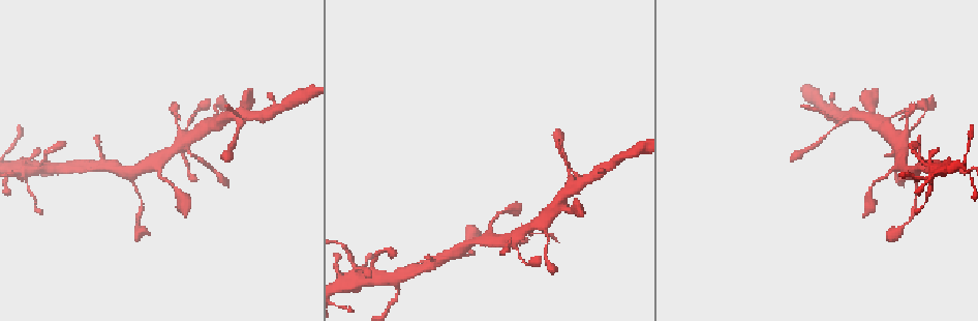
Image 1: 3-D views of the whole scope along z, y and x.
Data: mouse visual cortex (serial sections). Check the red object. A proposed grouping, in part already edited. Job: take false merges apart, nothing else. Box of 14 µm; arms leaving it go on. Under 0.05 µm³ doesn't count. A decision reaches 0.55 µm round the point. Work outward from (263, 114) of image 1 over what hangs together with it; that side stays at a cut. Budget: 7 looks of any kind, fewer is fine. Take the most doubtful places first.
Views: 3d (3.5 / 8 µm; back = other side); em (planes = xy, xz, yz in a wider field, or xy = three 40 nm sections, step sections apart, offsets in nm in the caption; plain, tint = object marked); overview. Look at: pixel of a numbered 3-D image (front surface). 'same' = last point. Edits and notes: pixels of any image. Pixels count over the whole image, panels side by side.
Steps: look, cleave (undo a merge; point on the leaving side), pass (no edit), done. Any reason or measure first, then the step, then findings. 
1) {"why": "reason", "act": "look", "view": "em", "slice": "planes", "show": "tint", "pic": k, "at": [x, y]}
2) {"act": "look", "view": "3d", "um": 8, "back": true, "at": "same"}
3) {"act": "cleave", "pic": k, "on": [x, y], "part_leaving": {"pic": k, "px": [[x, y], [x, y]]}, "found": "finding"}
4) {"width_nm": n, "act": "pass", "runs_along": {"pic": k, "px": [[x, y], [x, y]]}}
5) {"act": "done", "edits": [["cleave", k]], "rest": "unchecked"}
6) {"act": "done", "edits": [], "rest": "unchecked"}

{"why": "calibre changes", "act": "look", "view": "3d", "um": 3.5, "pic": 1, "at": [840, 122]}

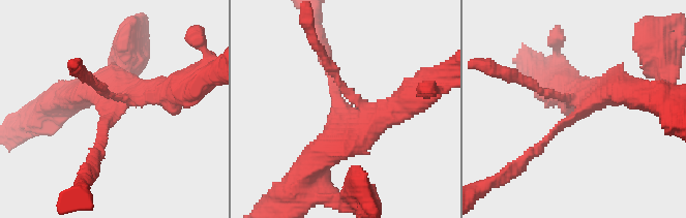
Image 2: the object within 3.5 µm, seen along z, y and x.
{"arms": 3, "arm_widths_nm": [150, 350, 400], "act": "look", "view": "em", "slice": "xy", "step": 5, "show": "tint", "pic": 2, "at": [346, 117]}

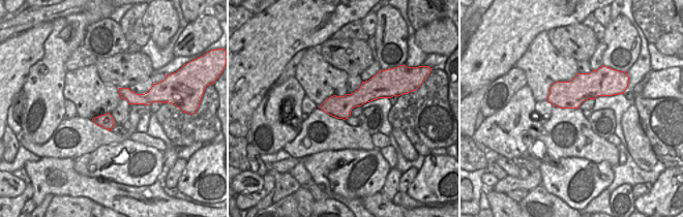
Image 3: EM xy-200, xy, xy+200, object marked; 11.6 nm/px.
{"width_nm": 260, "act": "pass", "runs_along": {"pic": 3, "px": [[385, 91], [323, 106]]}, "found": "one cell here"}

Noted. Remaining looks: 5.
{"why": "thick turns thin", "act": "look", "view": "3d", "um": 3.5, "pic": 1, "at": [893, 154]}

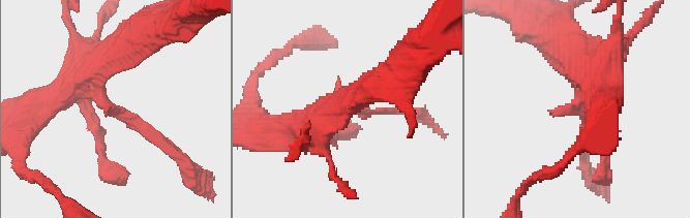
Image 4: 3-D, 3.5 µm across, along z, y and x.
{"why": "shape alone is not enough", "act": "look", "view": "em", "slice": "xy", "step": 3, "show": "tint", "pic": 4, "at": [579, 110]}

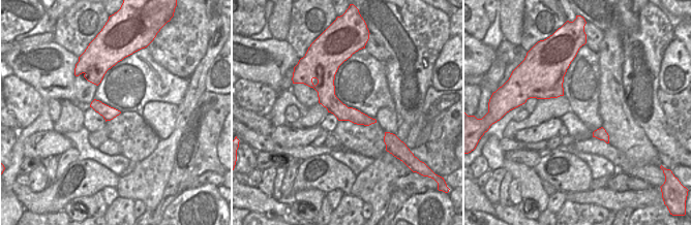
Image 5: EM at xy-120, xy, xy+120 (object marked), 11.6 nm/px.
{"width_nm": 190, "act": "pass", "runs_along": {"pic": 4, "px": [[109, 56], [102, 100], [172, 148]]}, "found": "continuous, no second cell"}

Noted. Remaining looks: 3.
{"why": "calibre changes", "act": "look", "view": "3d", "um": 3.5, "pic": 1, "at": [214, 104]}

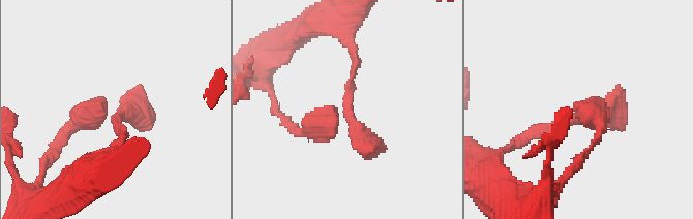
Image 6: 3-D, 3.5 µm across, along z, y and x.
{"act": "pass", "runs_along": {"pic": 6, "px": [[356, 64], [350, 120], [375, 156]]}, "found": "continuous, no second cell"}

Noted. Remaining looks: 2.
{"act": "done", "edits": [], "rest": "unchecked"}

